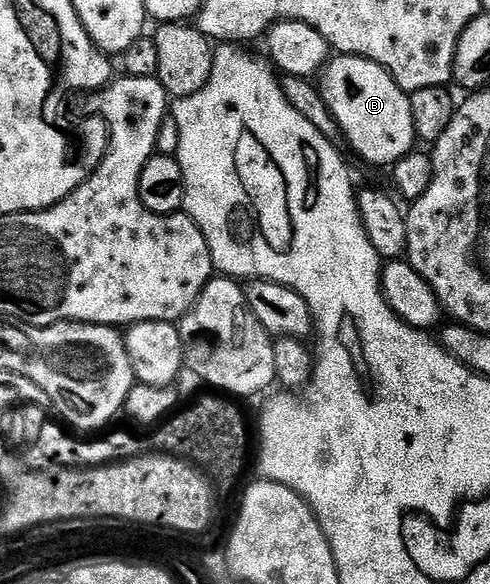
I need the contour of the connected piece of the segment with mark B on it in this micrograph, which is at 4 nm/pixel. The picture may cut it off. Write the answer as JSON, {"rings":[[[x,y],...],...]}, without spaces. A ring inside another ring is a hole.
{"rings":[[[340,54],[324,67],[318,85],[335,125],[358,157],[365,158],[372,166],[388,168],[413,153],[412,145],[417,145],[418,139],[408,94],[381,66],[353,54]]]}

